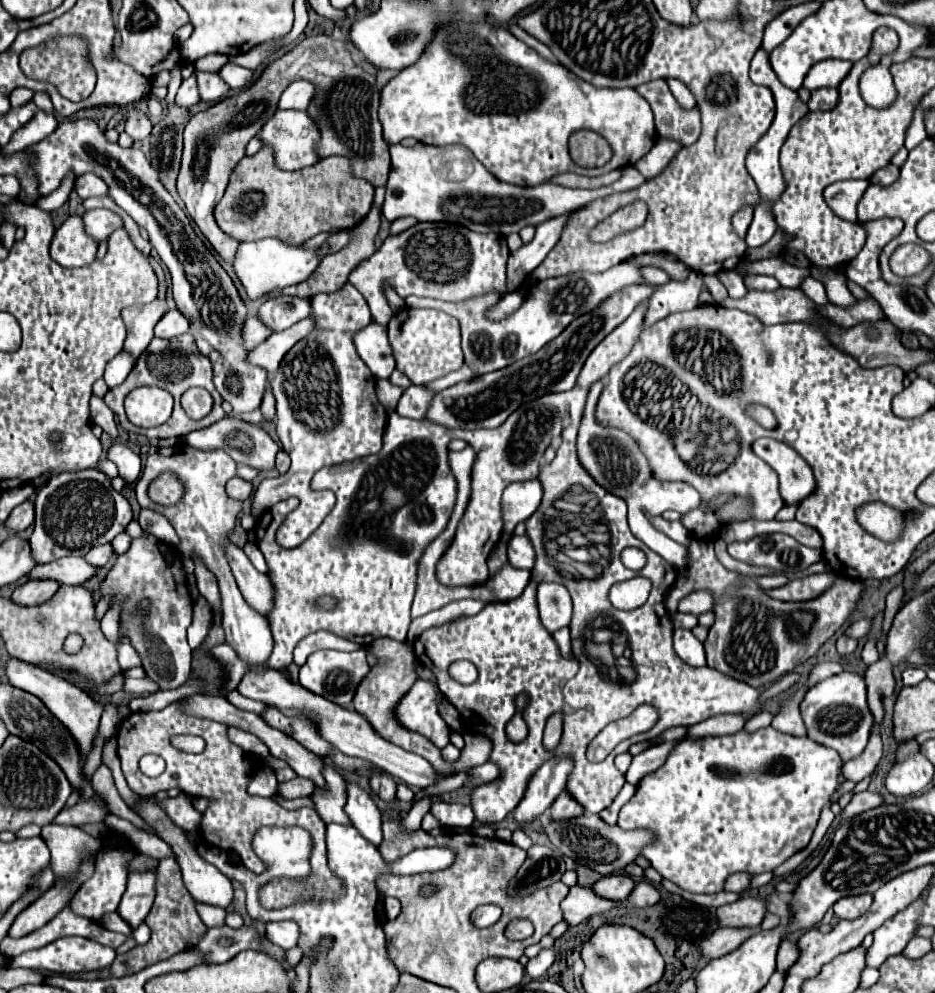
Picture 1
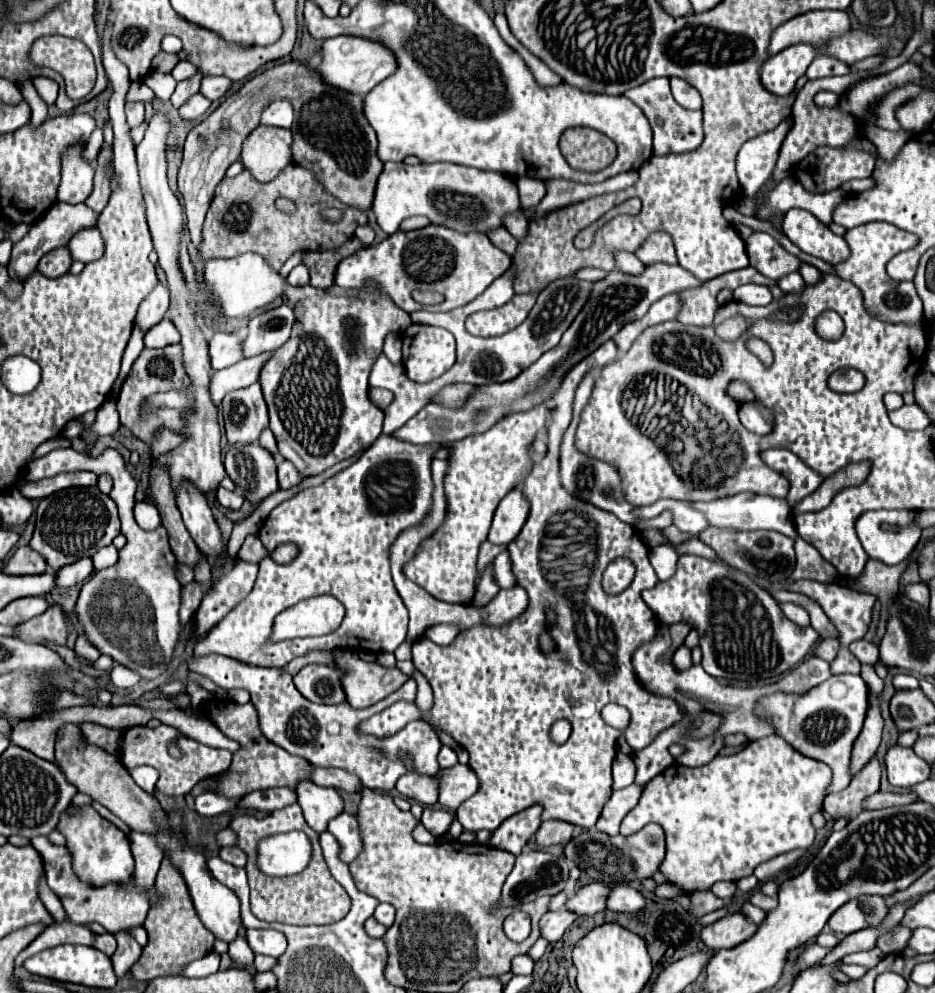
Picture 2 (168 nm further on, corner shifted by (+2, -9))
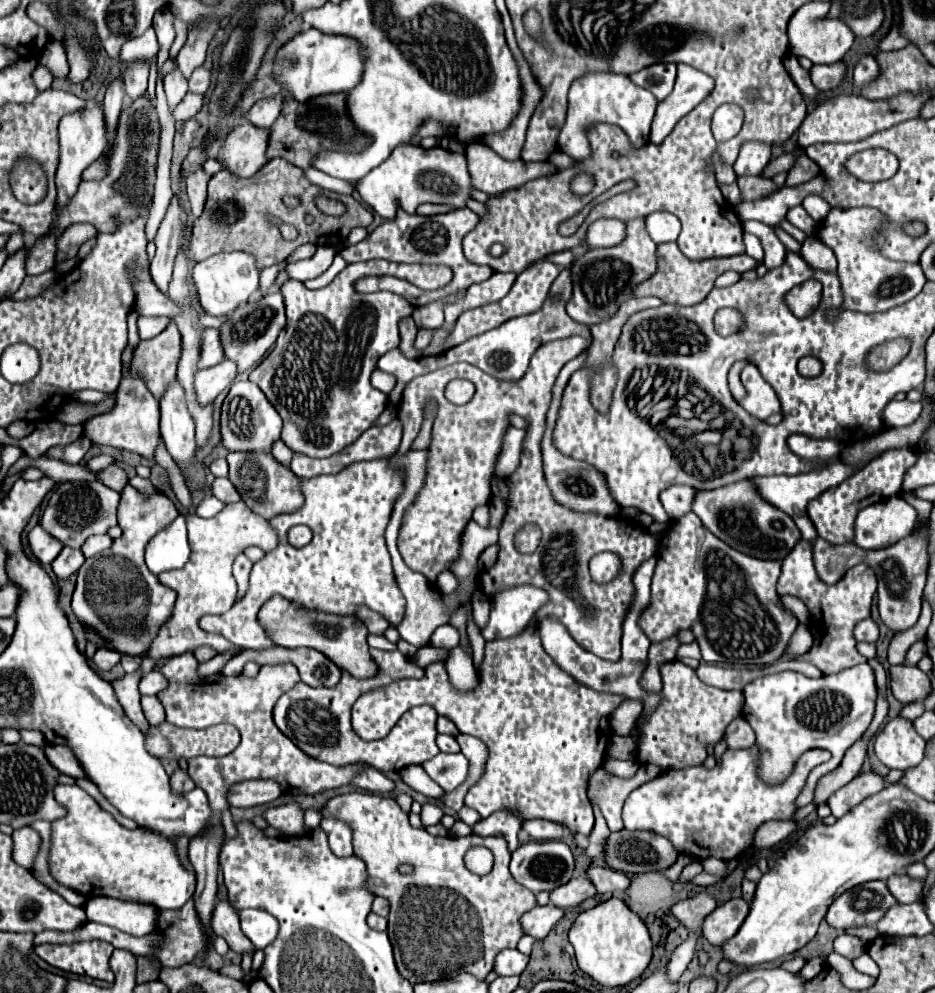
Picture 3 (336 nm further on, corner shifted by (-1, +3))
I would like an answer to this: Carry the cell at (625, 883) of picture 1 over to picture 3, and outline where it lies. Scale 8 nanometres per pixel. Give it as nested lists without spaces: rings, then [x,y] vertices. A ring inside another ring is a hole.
[[[578,876],[578,878],[572,878],[568,884],[552,890],[550,904],[554,904],[556,908],[572,908],[594,894],[596,894],[596,888],[592,888],[592,882],[586,876]]]

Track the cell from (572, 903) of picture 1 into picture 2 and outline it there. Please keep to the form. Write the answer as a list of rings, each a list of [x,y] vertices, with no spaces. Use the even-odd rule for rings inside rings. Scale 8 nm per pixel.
[[[567,908],[557,912],[547,912],[541,918],[541,936],[547,938],[549,942],[557,942],[575,920],[579,920],[579,916]]]

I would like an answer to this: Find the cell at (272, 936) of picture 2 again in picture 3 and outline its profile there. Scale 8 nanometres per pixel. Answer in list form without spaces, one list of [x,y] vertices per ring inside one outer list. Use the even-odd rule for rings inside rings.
[[[238,910],[240,928],[250,938],[250,942],[262,950],[266,948],[278,934],[278,920],[268,912],[260,910]]]

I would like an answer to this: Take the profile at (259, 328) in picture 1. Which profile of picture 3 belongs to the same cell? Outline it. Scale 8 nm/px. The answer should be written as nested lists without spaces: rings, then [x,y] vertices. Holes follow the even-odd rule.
[[[206,328],[202,338],[200,338],[200,360],[198,360],[198,370],[210,368],[218,362],[224,360],[224,352],[220,348],[218,340],[218,330],[216,328]]]

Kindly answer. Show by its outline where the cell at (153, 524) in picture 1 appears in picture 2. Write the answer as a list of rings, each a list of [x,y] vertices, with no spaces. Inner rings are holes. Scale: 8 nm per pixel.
[[[145,502],[135,504],[135,520],[143,530],[155,530],[155,528],[159,528],[159,524],[163,524],[157,508],[153,508],[153,504],[145,504]]]

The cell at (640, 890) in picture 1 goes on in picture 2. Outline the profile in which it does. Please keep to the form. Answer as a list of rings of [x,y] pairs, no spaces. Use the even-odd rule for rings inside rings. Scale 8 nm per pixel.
[[[613,886],[611,896],[609,896],[609,910],[637,914],[645,910],[645,898],[639,890],[631,886]]]

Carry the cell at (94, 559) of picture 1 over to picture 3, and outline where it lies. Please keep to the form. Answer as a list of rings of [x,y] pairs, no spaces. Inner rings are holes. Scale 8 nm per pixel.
[[[66,546],[66,548],[58,554],[58,558],[52,562],[52,570],[54,570],[56,578],[66,580],[66,578],[70,578],[72,574],[76,574],[82,564],[84,564],[82,552]]]

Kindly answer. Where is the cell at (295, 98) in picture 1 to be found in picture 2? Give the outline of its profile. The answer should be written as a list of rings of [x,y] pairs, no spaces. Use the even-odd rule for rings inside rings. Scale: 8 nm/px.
[[[277,100],[269,104],[261,116],[261,124],[267,126],[281,126],[281,128],[291,128],[293,124],[293,104],[289,100]]]

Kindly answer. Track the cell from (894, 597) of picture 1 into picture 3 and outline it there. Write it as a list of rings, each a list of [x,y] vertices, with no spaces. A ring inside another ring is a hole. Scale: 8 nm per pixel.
[[[872,618],[860,620],[856,624],[853,634],[858,642],[876,642],[878,640],[878,624]]]

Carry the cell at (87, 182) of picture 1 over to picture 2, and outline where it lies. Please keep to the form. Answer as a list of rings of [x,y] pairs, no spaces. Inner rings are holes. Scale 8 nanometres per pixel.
[[[75,146],[69,150],[69,154],[65,154],[61,184],[59,184],[59,192],[57,192],[57,200],[61,200],[61,202],[81,204],[93,192],[95,170],[91,164],[83,162],[81,152],[83,152],[83,146]]]

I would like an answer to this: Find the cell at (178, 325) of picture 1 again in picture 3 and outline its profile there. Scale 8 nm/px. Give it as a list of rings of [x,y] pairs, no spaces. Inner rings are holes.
[[[140,316],[138,318],[138,336],[140,336],[140,340],[150,340],[150,338],[158,336],[168,326],[168,322],[170,320],[166,316],[156,316],[156,318]]]

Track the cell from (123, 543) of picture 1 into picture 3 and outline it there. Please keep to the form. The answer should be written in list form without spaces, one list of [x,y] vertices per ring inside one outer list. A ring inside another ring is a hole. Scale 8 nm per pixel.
[[[102,534],[102,536],[90,536],[90,538],[82,544],[80,550],[84,552],[86,558],[90,558],[90,556],[96,556],[96,554],[104,552],[110,544],[112,544],[112,538],[110,538],[108,534]]]

